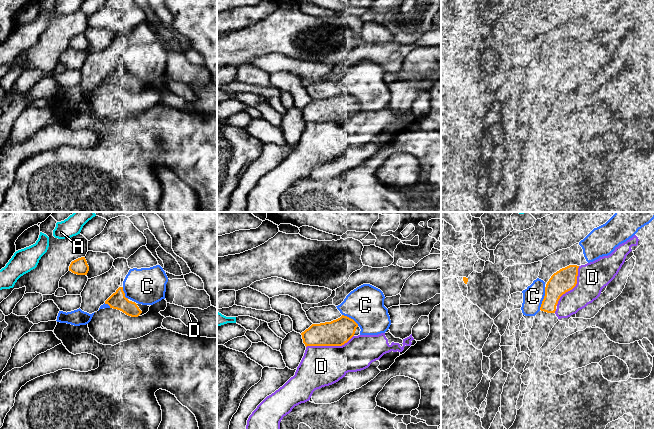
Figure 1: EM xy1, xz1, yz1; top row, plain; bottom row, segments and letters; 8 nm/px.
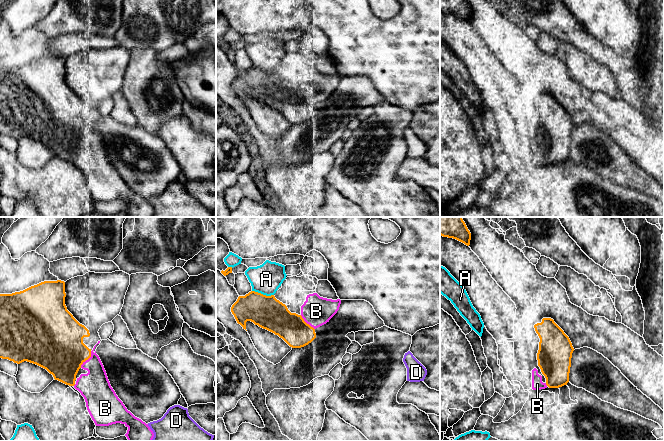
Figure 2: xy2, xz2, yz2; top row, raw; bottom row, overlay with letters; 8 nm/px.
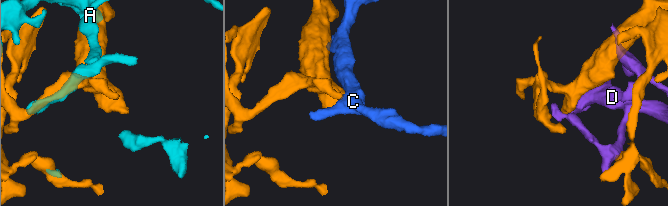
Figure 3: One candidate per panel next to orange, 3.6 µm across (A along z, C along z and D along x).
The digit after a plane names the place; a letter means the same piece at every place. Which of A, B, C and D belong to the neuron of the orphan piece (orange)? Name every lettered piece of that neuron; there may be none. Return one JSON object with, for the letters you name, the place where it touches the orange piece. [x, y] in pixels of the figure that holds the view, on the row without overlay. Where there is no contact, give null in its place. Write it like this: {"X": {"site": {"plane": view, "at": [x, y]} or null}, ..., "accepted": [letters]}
{"B": {"site": {"plane": "xy2", "at": [87, 135]}}, "accepted": ["B"]}

